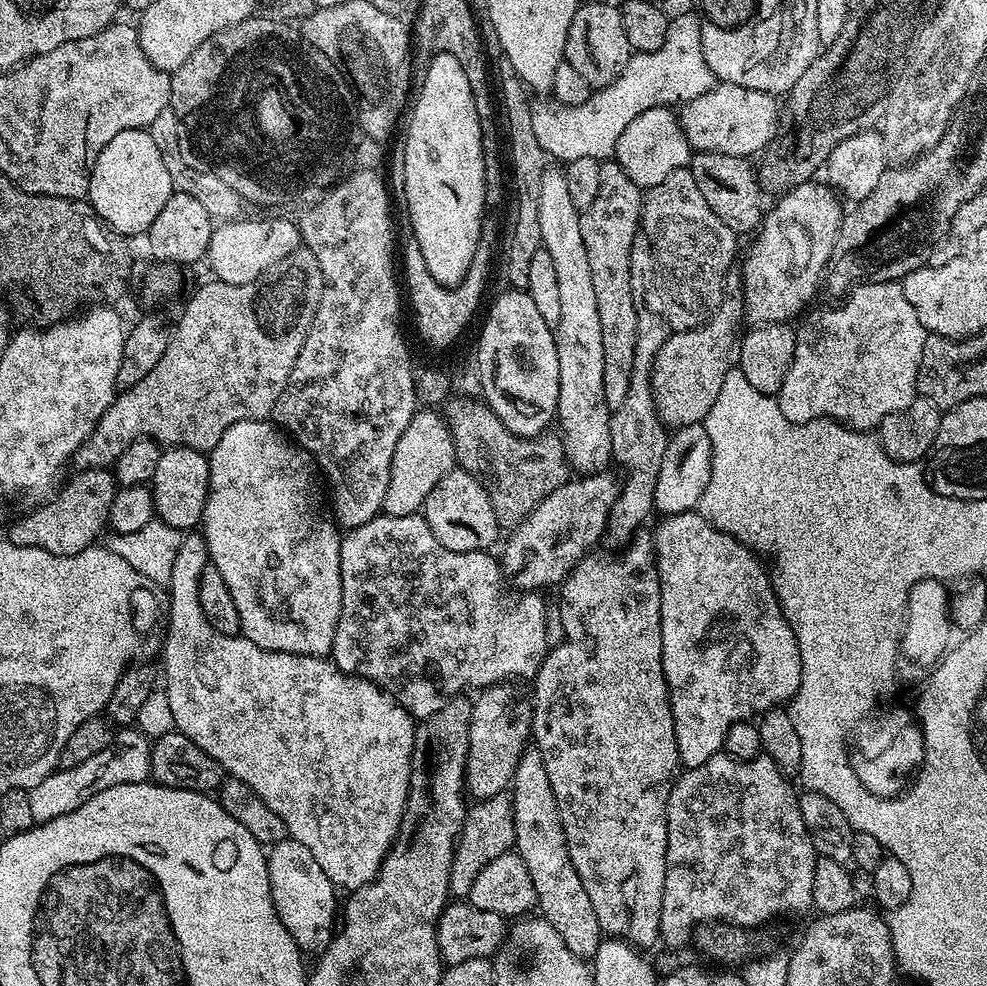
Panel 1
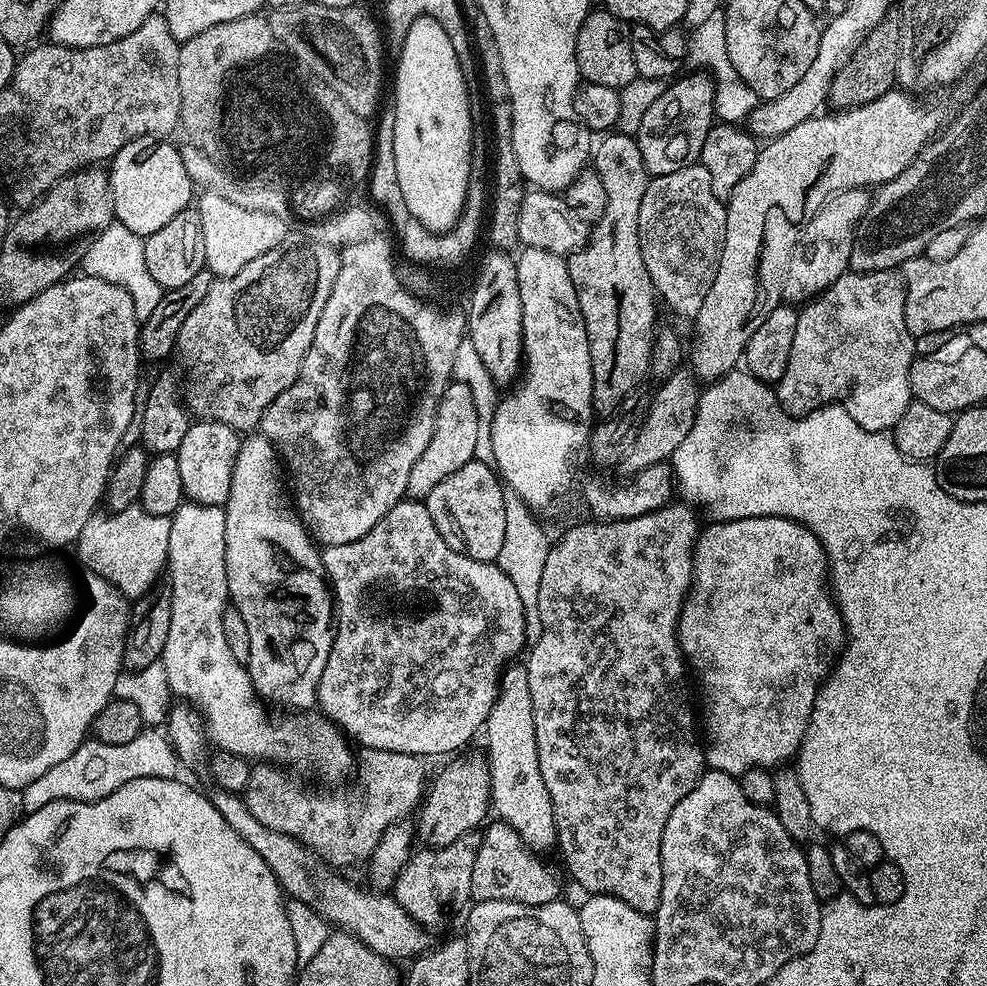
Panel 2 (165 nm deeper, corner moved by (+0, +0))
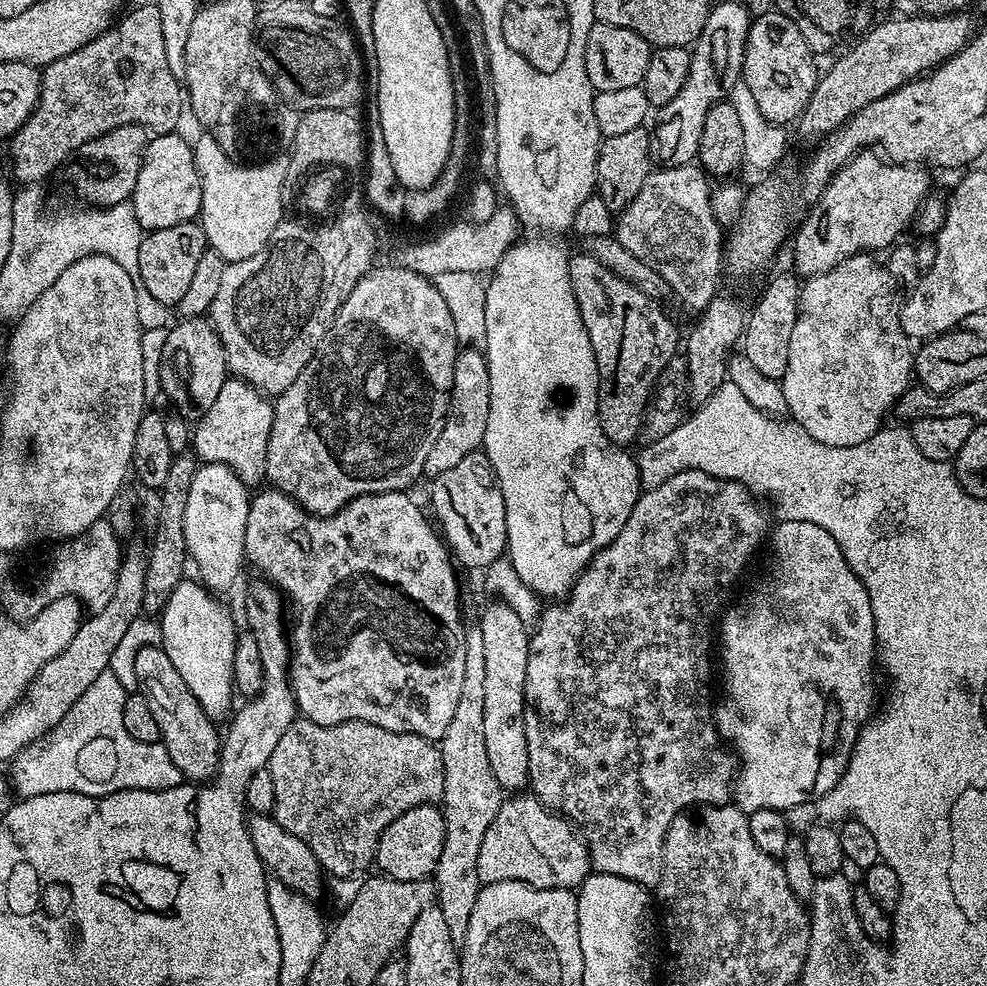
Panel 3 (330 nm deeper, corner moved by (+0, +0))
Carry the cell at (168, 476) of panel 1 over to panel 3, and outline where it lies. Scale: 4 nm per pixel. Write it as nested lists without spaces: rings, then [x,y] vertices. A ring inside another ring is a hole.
[[[229,378],[210,410],[195,425],[191,451],[197,461],[205,464],[225,464],[238,474],[244,484],[263,485],[266,480],[266,448],[274,426],[274,404],[245,380]]]

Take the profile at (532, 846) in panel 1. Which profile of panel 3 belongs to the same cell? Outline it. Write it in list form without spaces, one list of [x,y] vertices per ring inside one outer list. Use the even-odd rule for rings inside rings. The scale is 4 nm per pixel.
[[[495,603],[486,605],[478,620],[486,657],[486,755],[490,758],[490,770],[494,770],[494,778],[498,778],[501,788],[505,793],[516,794],[523,789],[520,787],[528,784],[530,770],[530,754],[526,750],[526,722],[523,719],[530,628],[506,603]]]

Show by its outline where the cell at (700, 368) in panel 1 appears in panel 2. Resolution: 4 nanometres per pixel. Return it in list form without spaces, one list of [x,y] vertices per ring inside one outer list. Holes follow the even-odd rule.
[[[891,90],[865,105],[832,110],[829,116],[817,114],[806,118],[806,122],[798,122],[798,126],[767,141],[757,151],[750,174],[734,186],[726,201],[726,234],[718,274],[714,274],[714,286],[710,286],[710,294],[706,294],[706,302],[702,302],[702,310],[698,310],[694,318],[696,337],[692,340],[690,371],[697,381],[720,380],[733,371],[741,363],[754,330],[758,330],[766,314],[782,302],[788,265],[792,251],[800,242],[800,230],[806,223],[806,213],[818,211],[836,192],[847,188],[868,190],[898,178],[898,174],[902,174],[902,170],[906,170],[906,166],[910,166],[916,155],[943,129],[946,123],[943,110],[932,104],[923,104],[920,100],[923,99],[907,90]]]

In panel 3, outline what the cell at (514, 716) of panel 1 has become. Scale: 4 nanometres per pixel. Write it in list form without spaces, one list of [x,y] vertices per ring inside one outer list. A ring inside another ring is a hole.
[[[435,803],[414,806],[414,810],[406,810],[402,818],[394,818],[394,822],[382,830],[376,847],[375,867],[383,875],[402,882],[429,879],[438,866],[438,858],[442,858],[445,838],[443,811]]]

